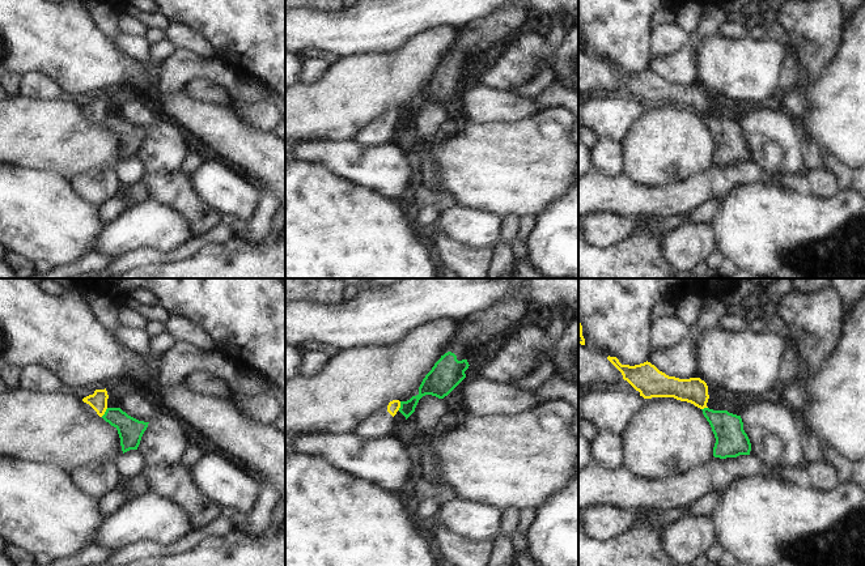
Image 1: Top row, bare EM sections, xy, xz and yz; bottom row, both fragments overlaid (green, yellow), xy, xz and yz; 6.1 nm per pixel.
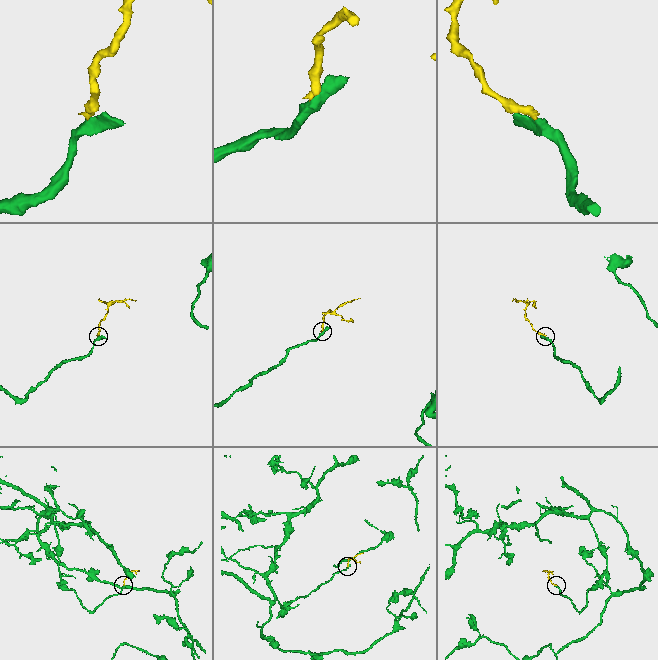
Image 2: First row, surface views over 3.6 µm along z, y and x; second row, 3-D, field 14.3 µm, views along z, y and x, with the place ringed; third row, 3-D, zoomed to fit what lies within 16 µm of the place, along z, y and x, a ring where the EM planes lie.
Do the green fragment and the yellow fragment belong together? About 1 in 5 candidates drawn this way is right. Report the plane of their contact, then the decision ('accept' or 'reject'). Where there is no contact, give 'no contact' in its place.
xy | reject

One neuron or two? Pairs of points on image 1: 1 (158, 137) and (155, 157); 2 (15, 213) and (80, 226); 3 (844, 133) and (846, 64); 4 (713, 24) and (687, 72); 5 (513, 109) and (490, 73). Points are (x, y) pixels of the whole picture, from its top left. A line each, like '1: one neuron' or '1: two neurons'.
1: one neuron
2: one neuron
3: one neuron
4: one neuron
5: two neurons

